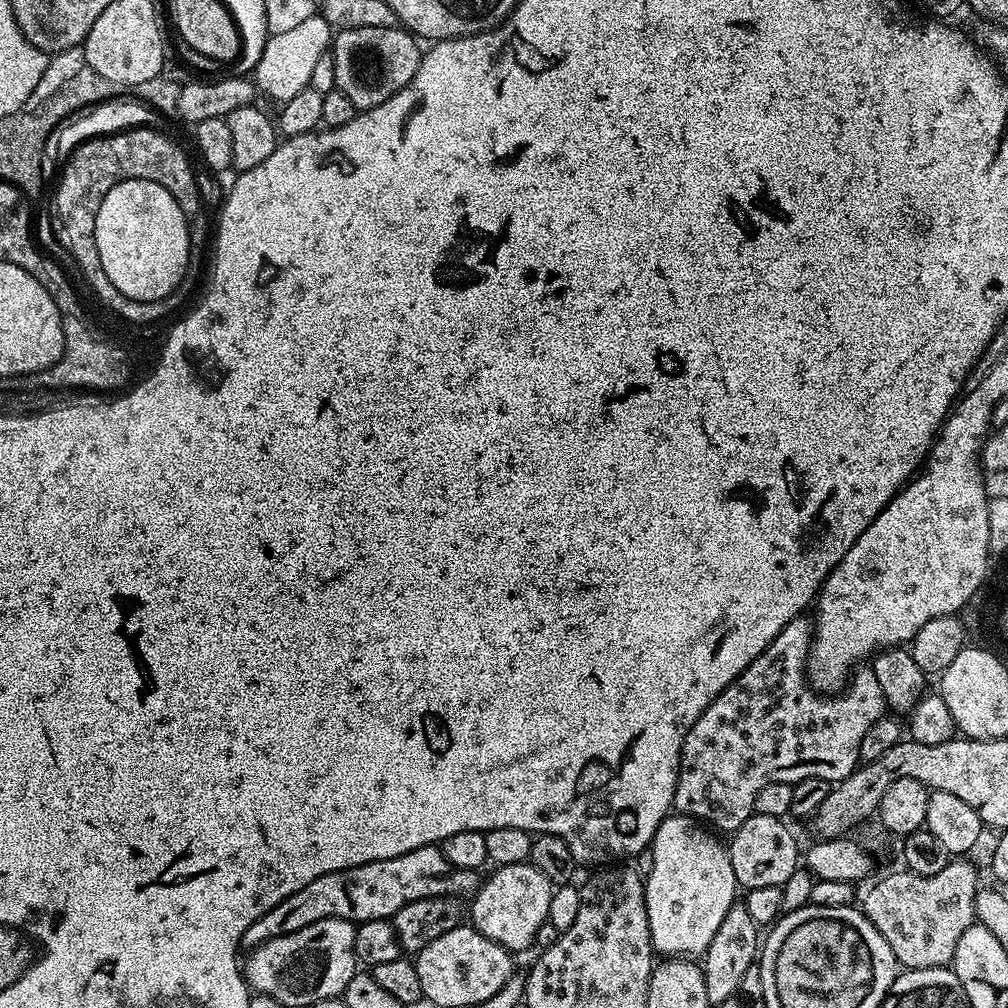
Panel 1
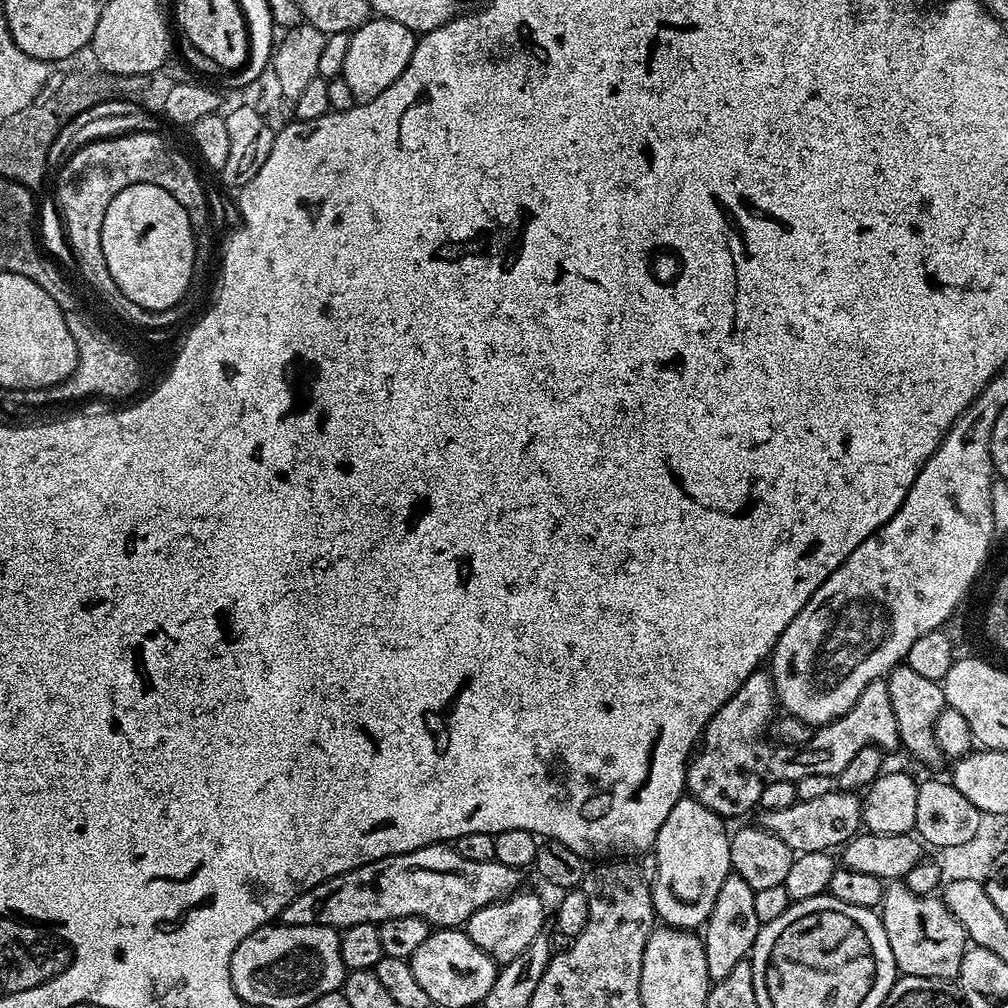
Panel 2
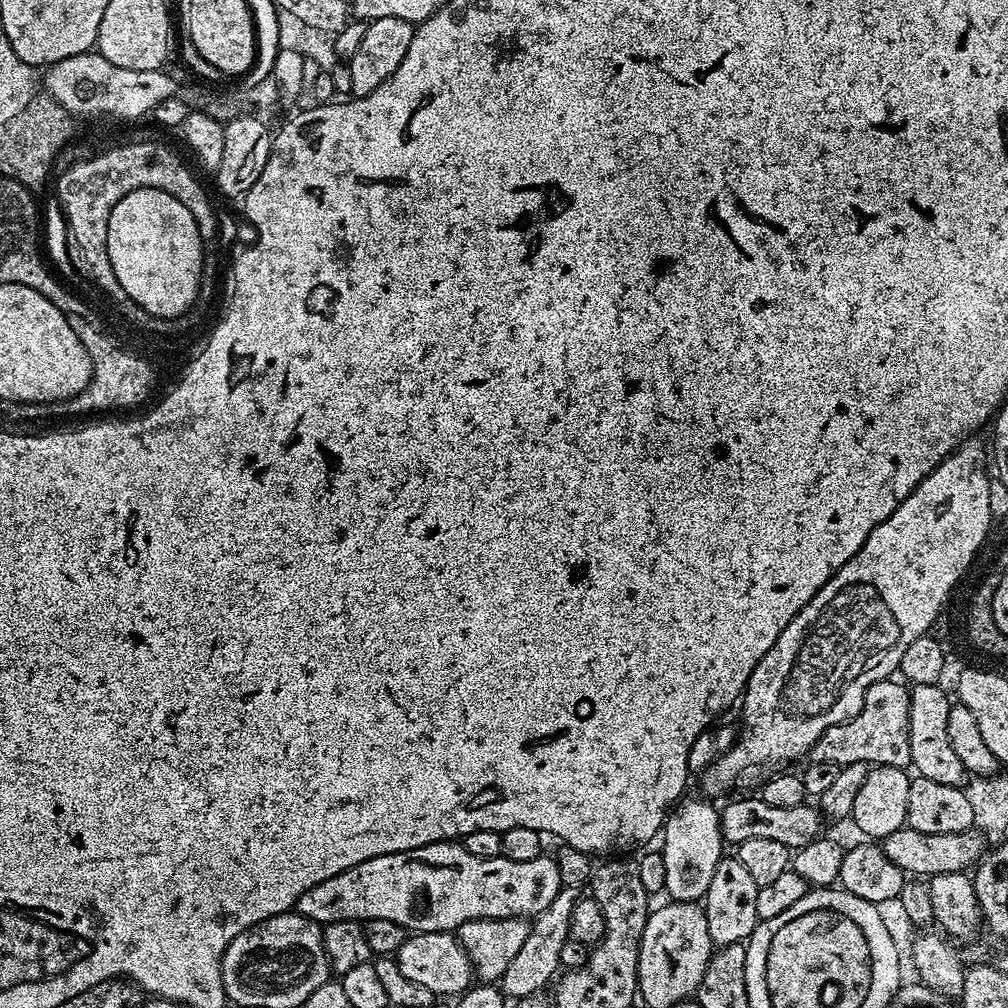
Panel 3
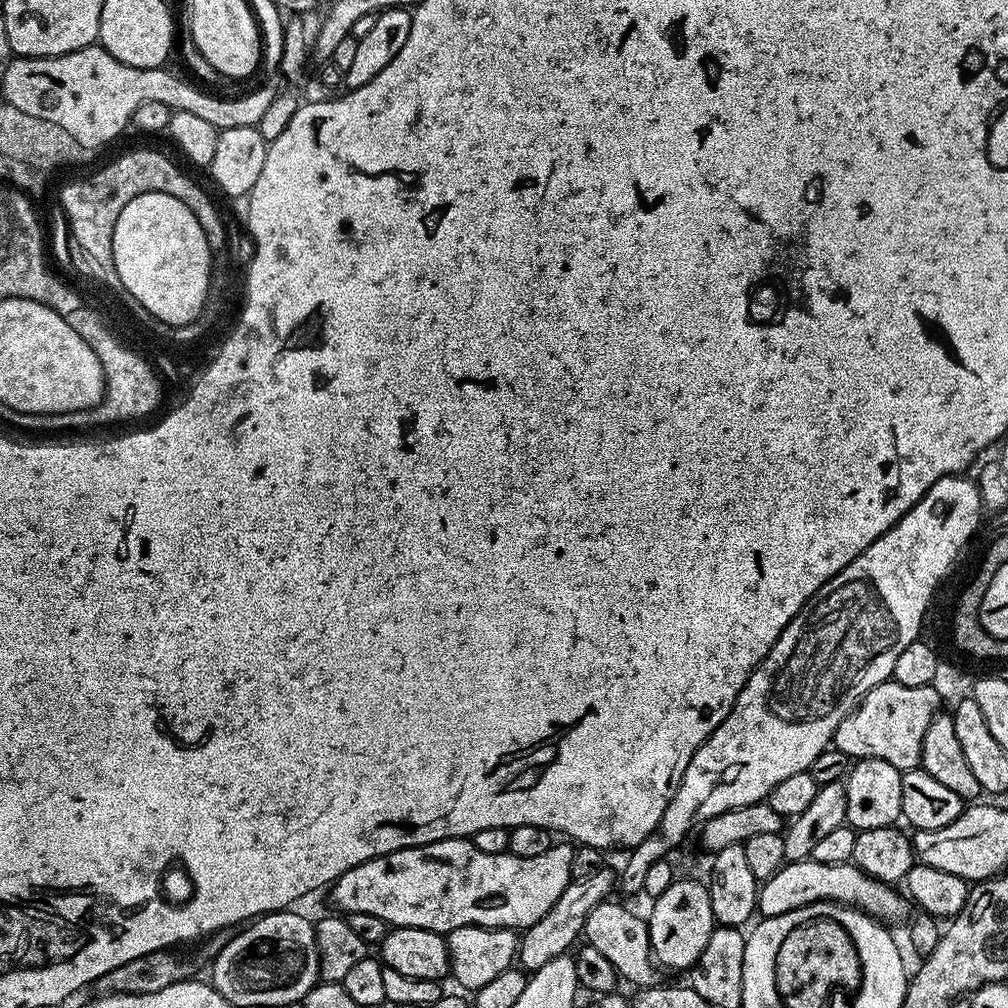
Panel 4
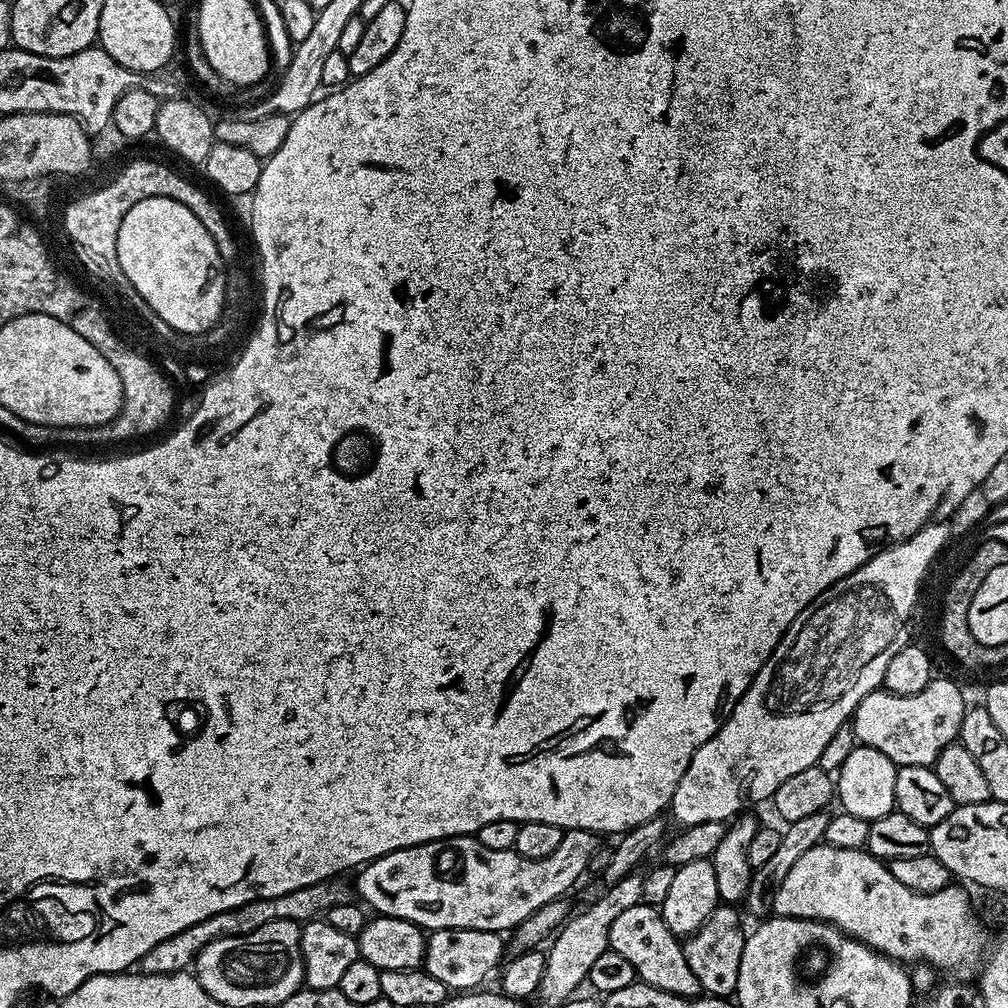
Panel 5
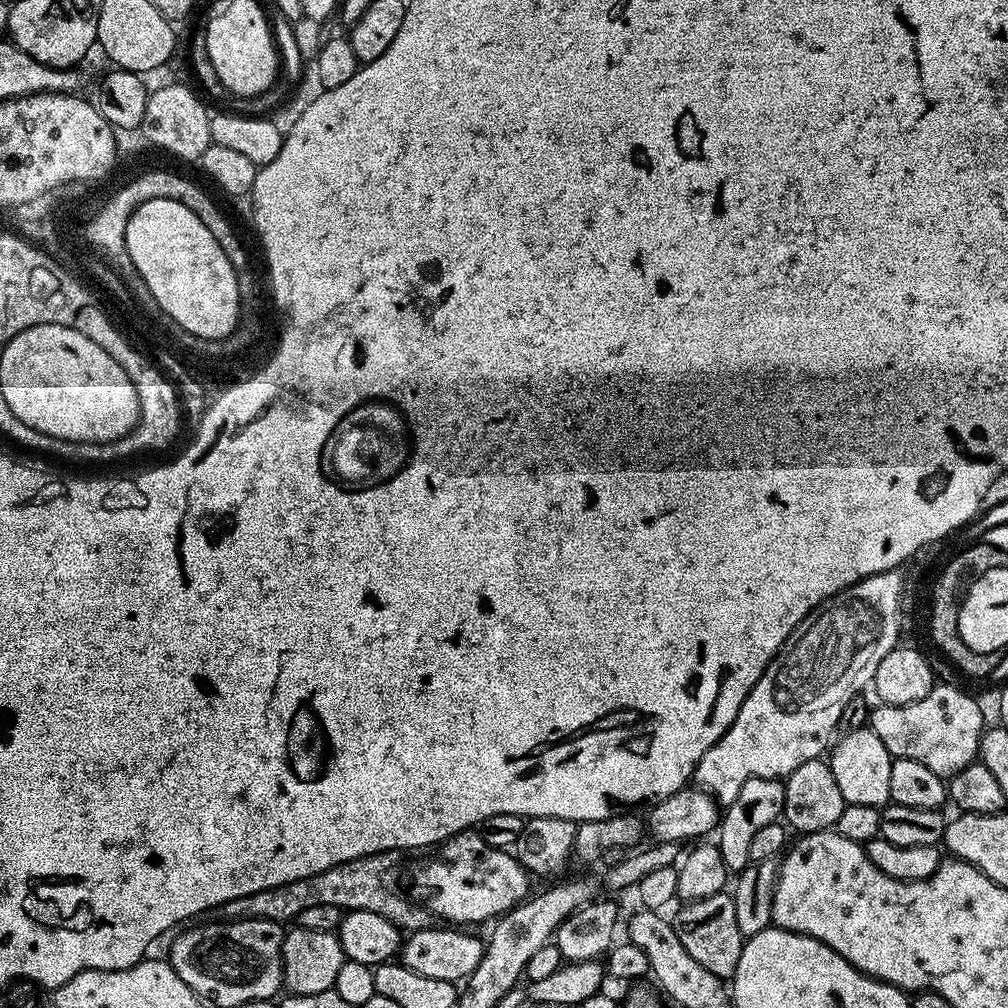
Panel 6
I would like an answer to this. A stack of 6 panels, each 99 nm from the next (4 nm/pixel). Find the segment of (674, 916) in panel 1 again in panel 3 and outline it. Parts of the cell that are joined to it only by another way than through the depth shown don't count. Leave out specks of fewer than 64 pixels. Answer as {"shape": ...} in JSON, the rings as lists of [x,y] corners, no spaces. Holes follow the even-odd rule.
{"shape":[[[684,798],[669,811],[662,829],[662,851],[666,862],[664,892],[672,900],[703,901],[710,890],[710,878],[718,870],[718,862],[725,855],[726,845],[720,829],[720,814],[711,799],[688,800]]]}

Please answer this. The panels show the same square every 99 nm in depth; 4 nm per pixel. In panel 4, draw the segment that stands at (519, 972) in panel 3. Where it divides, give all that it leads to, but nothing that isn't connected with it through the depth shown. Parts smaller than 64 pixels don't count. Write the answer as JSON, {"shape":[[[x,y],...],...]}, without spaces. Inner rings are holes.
{"shape":[[[603,866],[590,878],[573,879],[566,886],[566,890],[562,890],[562,898],[558,898],[558,902],[554,902],[554,906],[550,906],[550,910],[546,910],[546,914],[542,914],[538,922],[534,922],[534,926],[523,929],[518,940],[518,964],[525,973],[531,974],[542,970],[546,962],[565,955],[577,943],[575,940],[579,941],[583,937],[584,923],[590,910],[605,903],[611,897],[608,895],[611,894],[612,887],[614,889],[617,887],[617,873],[611,872],[609,868]]]}

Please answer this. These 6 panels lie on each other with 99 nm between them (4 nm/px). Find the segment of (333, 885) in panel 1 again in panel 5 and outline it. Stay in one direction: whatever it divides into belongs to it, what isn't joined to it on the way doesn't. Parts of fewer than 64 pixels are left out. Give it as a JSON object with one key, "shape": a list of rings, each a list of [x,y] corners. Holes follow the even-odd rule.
{"shape":[[[569,828],[565,831],[562,842],[558,842],[558,850],[554,850],[554,854],[531,860],[519,856],[514,850],[486,850],[486,846],[482,846],[475,835],[450,836],[446,840],[432,840],[428,844],[399,848],[363,865],[359,869],[360,877],[356,880],[356,888],[354,884],[354,892],[361,896],[359,899],[369,909],[373,908],[373,913],[402,918],[425,930],[469,928],[508,934],[542,906],[569,895],[567,892],[579,882],[580,875],[588,872],[591,855],[598,847],[596,840],[598,836],[595,832]]]}

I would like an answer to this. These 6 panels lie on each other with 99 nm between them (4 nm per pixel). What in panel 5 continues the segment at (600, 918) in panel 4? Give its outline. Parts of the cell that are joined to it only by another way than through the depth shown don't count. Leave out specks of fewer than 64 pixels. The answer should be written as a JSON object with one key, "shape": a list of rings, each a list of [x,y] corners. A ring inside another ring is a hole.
{"shape":[[[641,902],[630,906],[630,910],[625,910],[619,918],[614,918],[608,946],[634,966],[637,977],[643,983],[679,996],[691,998],[701,995],[698,978],[694,978],[694,970],[690,970],[690,962],[686,962],[684,945],[666,926],[659,907]]]}

